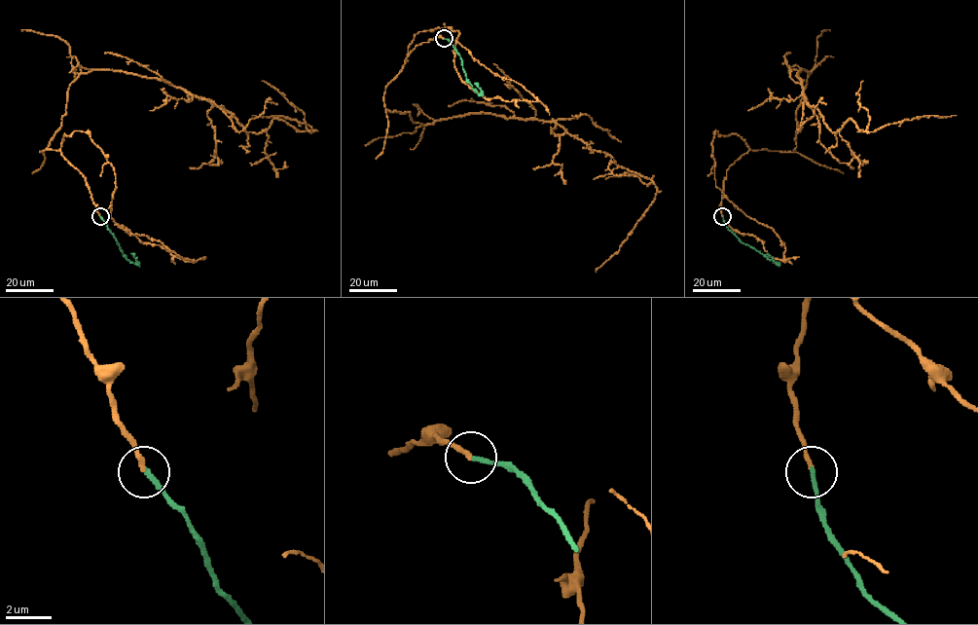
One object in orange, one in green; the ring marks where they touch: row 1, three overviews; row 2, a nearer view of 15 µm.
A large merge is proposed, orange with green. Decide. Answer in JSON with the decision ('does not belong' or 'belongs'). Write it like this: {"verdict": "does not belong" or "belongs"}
{"verdict": "belongs"}

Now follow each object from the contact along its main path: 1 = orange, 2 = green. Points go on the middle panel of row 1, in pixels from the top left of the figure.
1: (443, 38), (411, 52), (385, 88), (391, 112), (423, 125), (481, 113), (553, 121), (657, 188), (596, 272)
2: (443, 38), (448, 39), (458, 54), (466, 80), (480, 93), (474, 83)

